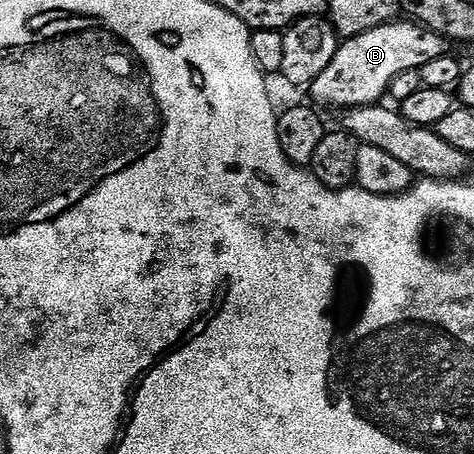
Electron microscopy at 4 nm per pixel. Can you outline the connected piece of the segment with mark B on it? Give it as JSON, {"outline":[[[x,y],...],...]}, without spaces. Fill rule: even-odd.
{"outline":[[[406,21],[410,23],[398,22],[385,23],[376,29],[368,29],[368,33],[360,33],[356,37],[339,42],[338,51],[332,57],[332,61],[328,61],[324,73],[320,73],[320,77],[316,77],[316,81],[310,84],[308,88],[308,94],[315,99],[313,102],[319,108],[338,107],[337,109],[349,109],[377,104],[381,100],[378,98],[389,92],[390,82],[397,75],[405,71],[417,71],[424,65],[428,65],[428,61],[436,61],[436,57],[447,54],[448,40],[446,36],[430,31],[417,21]]]}

